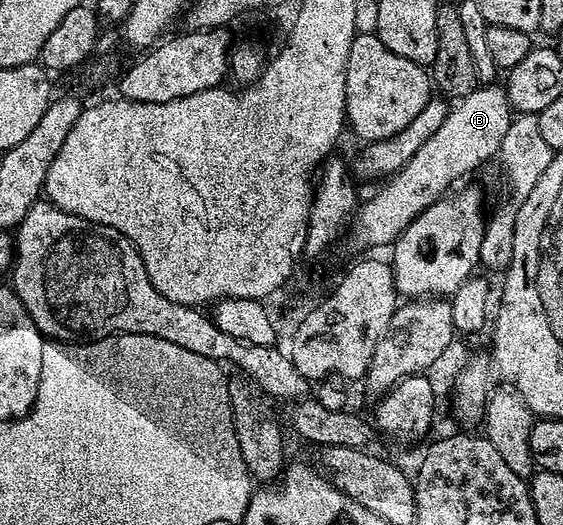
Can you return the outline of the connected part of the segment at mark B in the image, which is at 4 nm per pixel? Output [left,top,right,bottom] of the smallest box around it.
[347,84,515,249]

